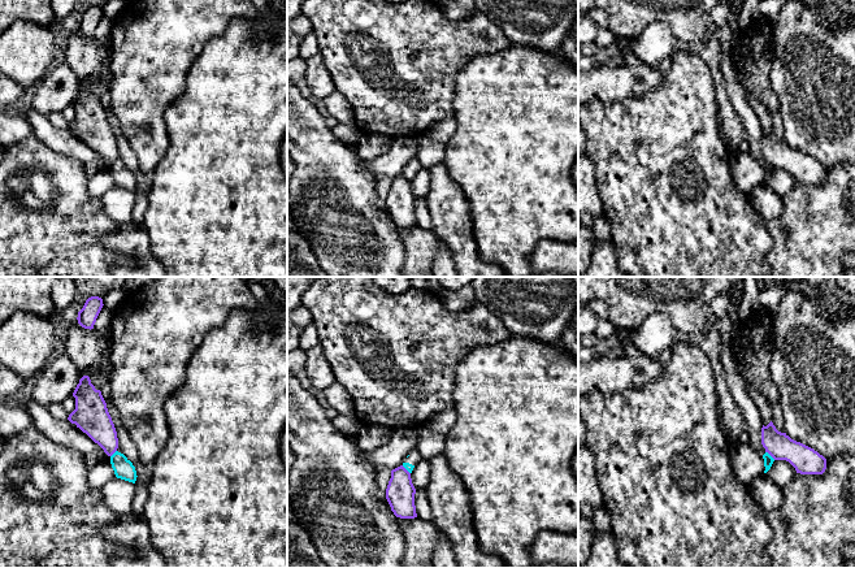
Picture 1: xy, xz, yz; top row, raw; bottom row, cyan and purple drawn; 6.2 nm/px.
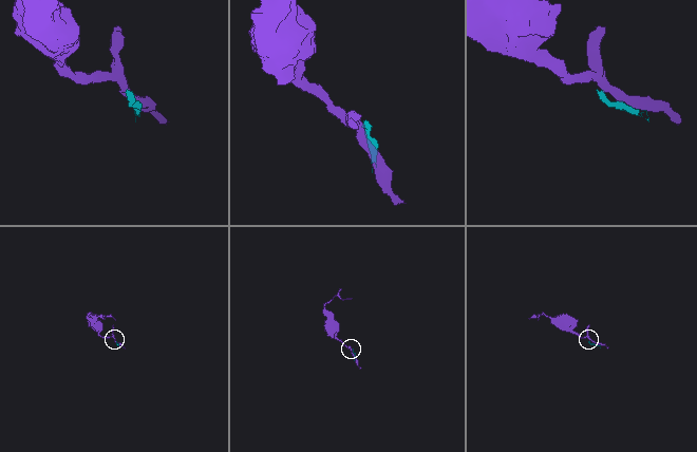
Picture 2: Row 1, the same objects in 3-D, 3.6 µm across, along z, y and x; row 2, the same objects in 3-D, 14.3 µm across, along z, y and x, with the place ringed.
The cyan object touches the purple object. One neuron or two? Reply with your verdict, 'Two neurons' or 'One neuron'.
Two neurons

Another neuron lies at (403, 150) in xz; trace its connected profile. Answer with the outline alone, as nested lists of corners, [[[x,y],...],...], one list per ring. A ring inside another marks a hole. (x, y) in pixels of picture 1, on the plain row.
[[[394,138],[390,151],[373,160],[363,161],[363,166],[376,179],[392,179],[403,174],[407,165],[417,159],[418,138]]]

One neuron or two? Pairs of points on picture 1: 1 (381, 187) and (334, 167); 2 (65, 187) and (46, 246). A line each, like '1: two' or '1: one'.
1: two
2: one

